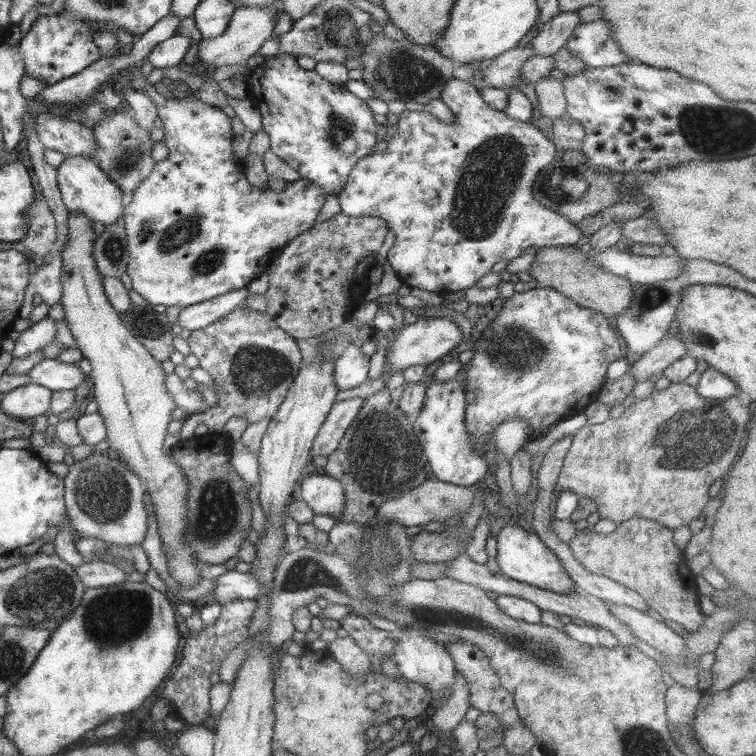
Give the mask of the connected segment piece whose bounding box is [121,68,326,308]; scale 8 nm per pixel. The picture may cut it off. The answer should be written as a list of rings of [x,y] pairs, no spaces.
[[[135,68],[131,72],[132,80],[130,84],[133,90],[139,92],[146,97],[152,98],[157,109],[158,119],[162,122],[161,129],[164,132],[163,141],[165,146],[169,149],[169,155],[163,161],[157,161],[151,174],[144,178],[139,186],[135,187],[128,200],[125,201],[121,217],[124,220],[124,231],[127,239],[128,253],[130,254],[126,273],[131,279],[131,289],[135,290],[141,298],[147,301],[147,305],[151,307],[161,305],[164,307],[178,306],[185,308],[185,306],[192,306],[197,302],[204,302],[211,298],[219,297],[221,294],[226,294],[232,290],[239,290],[239,288],[247,288],[254,276],[259,276],[263,272],[267,272],[268,265],[275,258],[275,255],[299,233],[309,230],[315,223],[317,214],[323,206],[326,194],[319,189],[317,185],[313,184],[307,179],[297,179],[293,182],[287,183],[285,190],[280,193],[275,193],[269,188],[258,188],[251,186],[250,182],[244,175],[244,161],[239,158],[234,158],[231,151],[231,140],[233,134],[231,132],[231,119],[221,111],[221,107],[206,104],[197,97],[197,95],[189,95],[184,99],[165,99],[161,97],[151,84],[141,77],[139,69]]]

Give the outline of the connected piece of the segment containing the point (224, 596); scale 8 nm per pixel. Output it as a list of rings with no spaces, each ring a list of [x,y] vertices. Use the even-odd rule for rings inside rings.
[[[231,569],[212,579],[213,590],[207,595],[213,597],[218,605],[235,600],[251,600],[259,594],[260,584],[250,572],[242,573]]]

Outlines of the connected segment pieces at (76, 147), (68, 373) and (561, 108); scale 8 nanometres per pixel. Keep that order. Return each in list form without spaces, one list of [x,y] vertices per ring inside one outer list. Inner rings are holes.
[[[39,113],[35,119],[35,130],[44,148],[56,150],[64,157],[94,156],[94,140],[91,127],[55,116]]]
[[[46,358],[32,366],[26,375],[31,383],[48,388],[51,392],[74,390],[79,383],[87,379],[87,375],[81,373],[78,366]]]
[[[544,77],[534,84],[534,92],[538,102],[538,112],[541,116],[555,120],[565,113],[566,100],[561,81]]]

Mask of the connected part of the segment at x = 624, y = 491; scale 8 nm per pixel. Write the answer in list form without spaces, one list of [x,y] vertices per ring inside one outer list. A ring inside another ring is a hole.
[[[684,382],[671,383],[665,389],[654,389],[644,399],[632,398],[617,419],[609,418],[597,425],[585,424],[579,428],[572,436],[556,483],[562,490],[591,498],[597,505],[600,518],[611,520],[616,525],[632,517],[647,519],[668,529],[688,525],[693,518],[701,515],[708,500],[707,488],[729,470],[739,448],[745,446],[747,420],[749,412],[735,396],[708,401],[696,393],[695,387]]]

